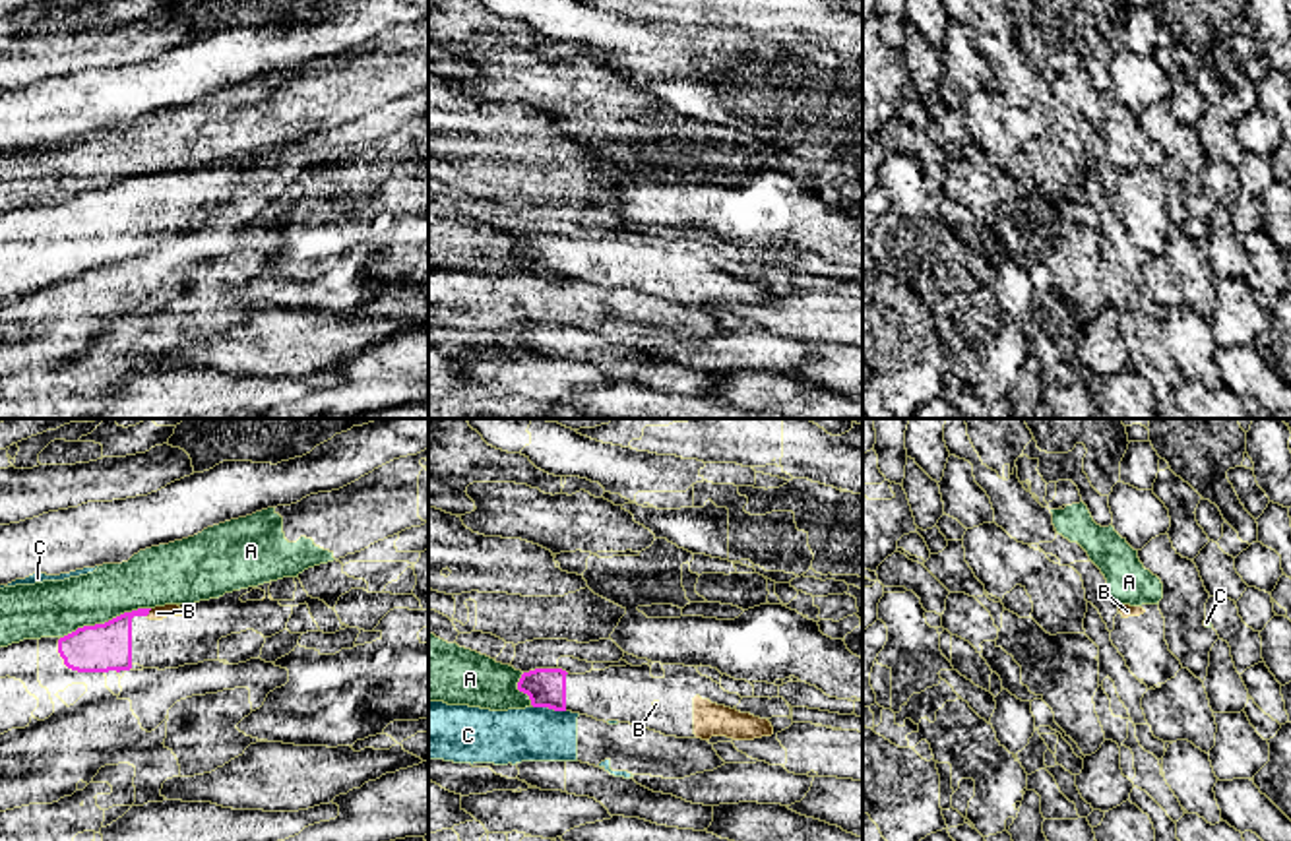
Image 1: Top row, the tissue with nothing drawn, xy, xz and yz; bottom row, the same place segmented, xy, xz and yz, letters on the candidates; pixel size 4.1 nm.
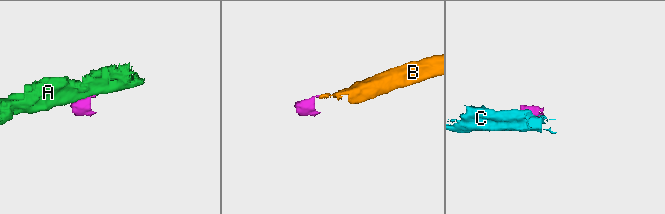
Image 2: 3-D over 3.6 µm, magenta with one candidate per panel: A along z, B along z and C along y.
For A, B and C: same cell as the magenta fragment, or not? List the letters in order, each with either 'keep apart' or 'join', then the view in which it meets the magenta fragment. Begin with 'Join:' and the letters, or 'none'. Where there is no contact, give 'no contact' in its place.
Join: B
A: keep apart; contact in xy
B: join; contact in xy
C: keep apart; contact in xz

